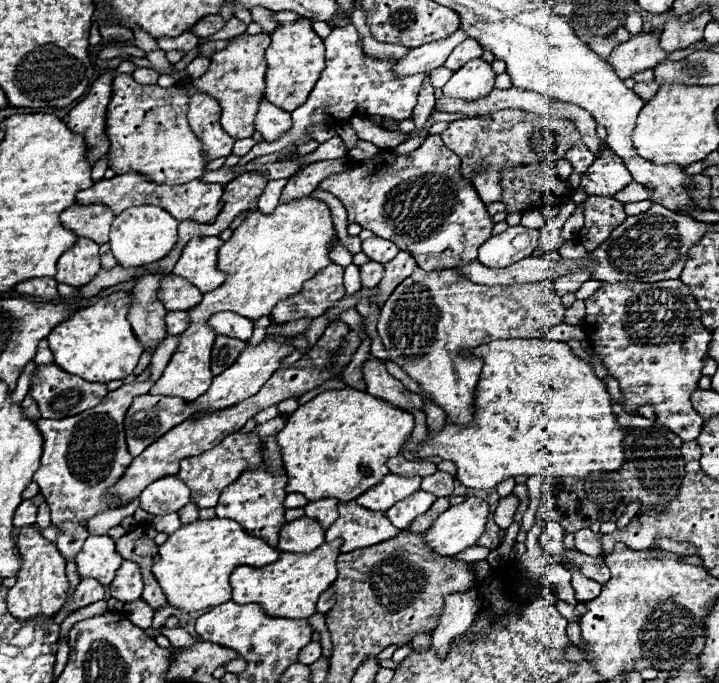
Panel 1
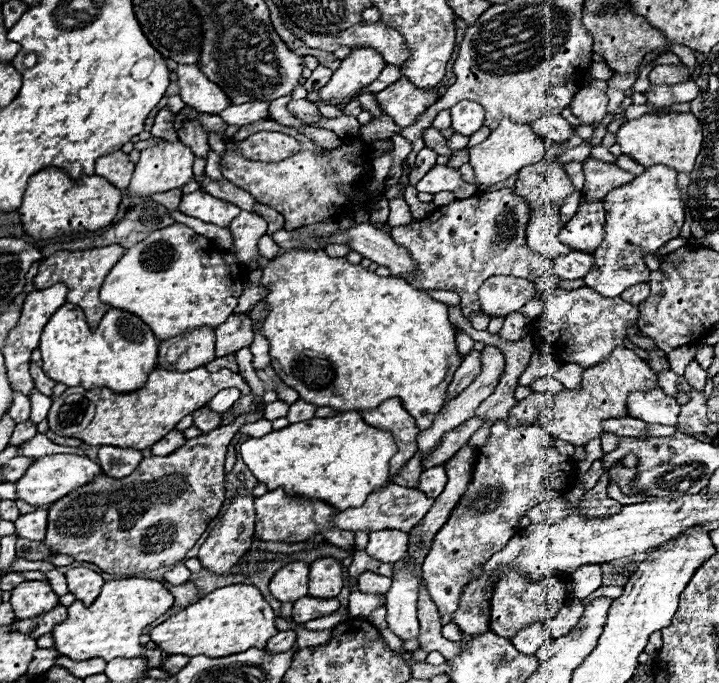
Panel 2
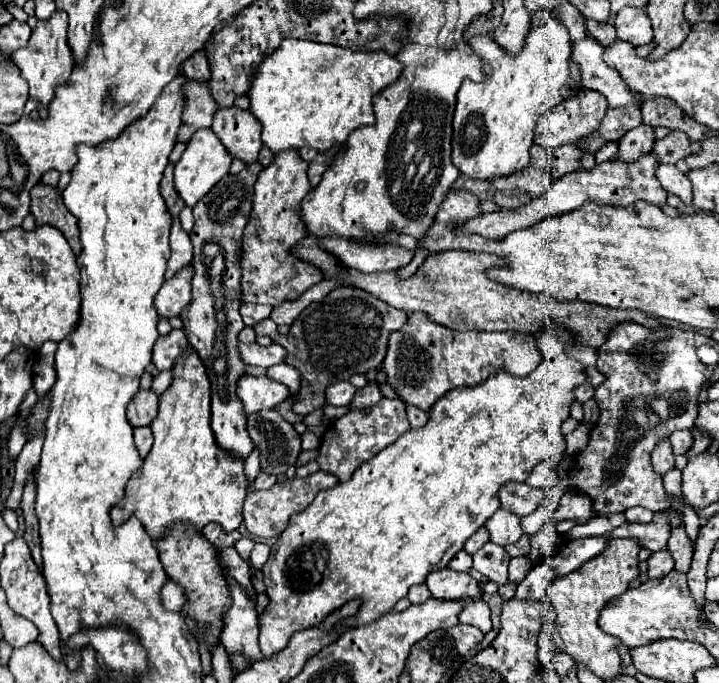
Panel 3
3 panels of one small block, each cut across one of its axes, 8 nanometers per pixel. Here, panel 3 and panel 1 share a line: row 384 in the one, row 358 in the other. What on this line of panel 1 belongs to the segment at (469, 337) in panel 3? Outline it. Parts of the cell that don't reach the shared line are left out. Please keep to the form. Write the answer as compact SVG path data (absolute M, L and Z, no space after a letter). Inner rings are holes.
M416 268L382 306L378 334L390 360L444 408L450 422L472 424L472 400L482 364L462 360L460 350L504 338L546 338L548 330L562 322L564 312L566 308L554 294L552 282L482 286L458 276L452 268L428 272Z

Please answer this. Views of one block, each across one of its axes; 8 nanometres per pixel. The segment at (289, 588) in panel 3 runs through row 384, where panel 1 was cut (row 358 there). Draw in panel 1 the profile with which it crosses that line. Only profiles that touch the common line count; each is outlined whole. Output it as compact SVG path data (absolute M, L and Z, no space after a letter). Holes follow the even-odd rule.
M510 338L510 340L494 340L482 346L476 346L470 350L472 356L482 360L482 372L480 372L480 380L476 386L476 398L474 398L474 422L472 426L462 426L462 424L450 424L444 422L440 432L428 432L426 440L422 442L418 456L428 458L428 456L440 456L442 460L450 460L456 464L458 474L456 478L466 486L466 488L476 488L476 490L486 490L486 488L494 488L498 486L502 480L508 478L516 478L516 476L536 476L536 474L554 474L554 476L576 476L576 478L584 478L590 472L596 470L618 470L624 464L624 448L622 448L622 440L628 434L626 428L616 424L616 416L612 412L612 404L610 404L610 394L606 392L606 384L594 374L592 366L586 364L584 360L576 358L570 350L570 346L566 342L558 342L558 340L548 340L548 338Z

